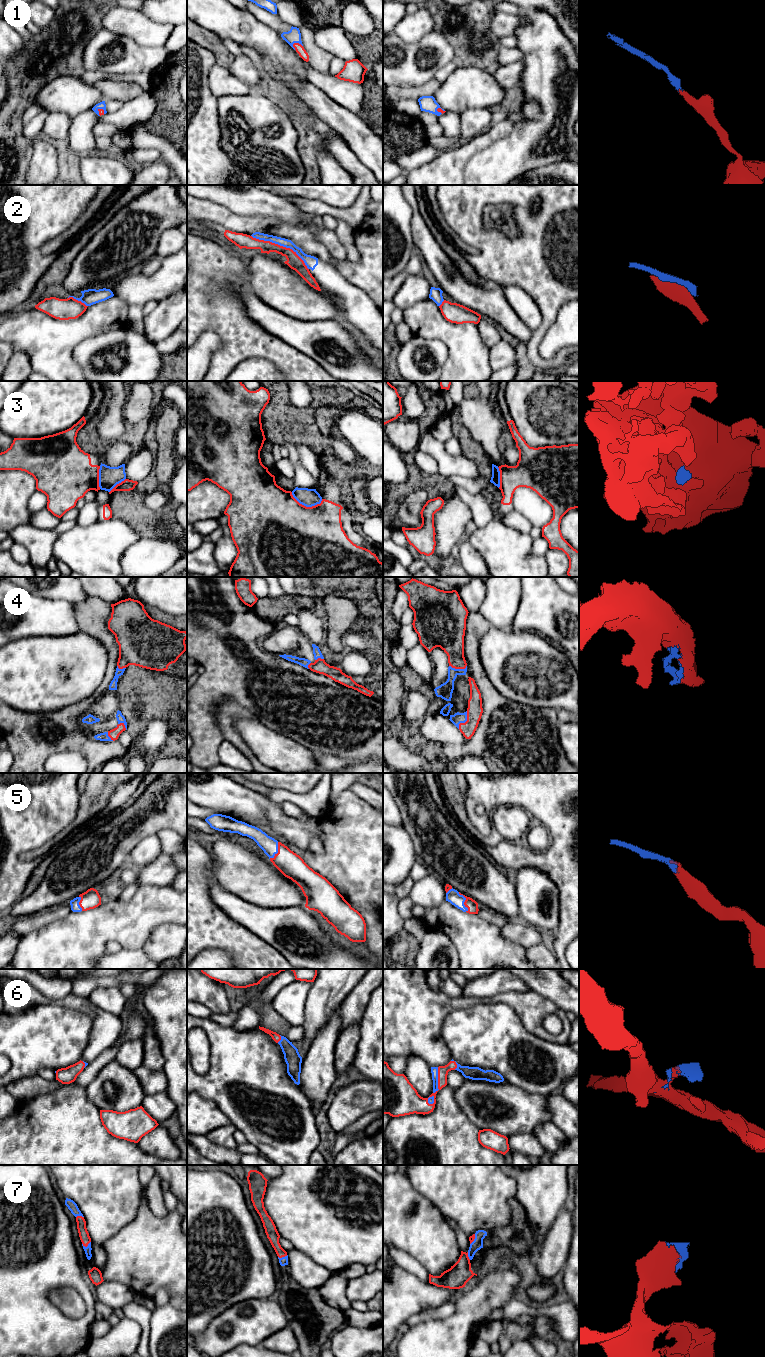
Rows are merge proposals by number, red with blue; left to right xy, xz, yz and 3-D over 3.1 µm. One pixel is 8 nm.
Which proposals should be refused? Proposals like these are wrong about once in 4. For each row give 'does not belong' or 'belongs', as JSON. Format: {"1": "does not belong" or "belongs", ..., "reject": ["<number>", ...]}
{"1": "belongs", "2": "does not belong", "3": "does not belong", "4": "belongs", "5": "belongs", "6": "belongs", "7": "belongs", "reject": ["2", "3"]}

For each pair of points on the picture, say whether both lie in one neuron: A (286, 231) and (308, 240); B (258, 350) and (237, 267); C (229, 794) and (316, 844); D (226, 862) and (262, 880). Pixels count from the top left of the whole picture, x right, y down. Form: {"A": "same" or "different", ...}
{"A": "same", "B": "same", "C": "different", "D": "same"}

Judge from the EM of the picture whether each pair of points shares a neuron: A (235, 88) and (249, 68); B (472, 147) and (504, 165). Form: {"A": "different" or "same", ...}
{"A": "different", "B": "different"}

